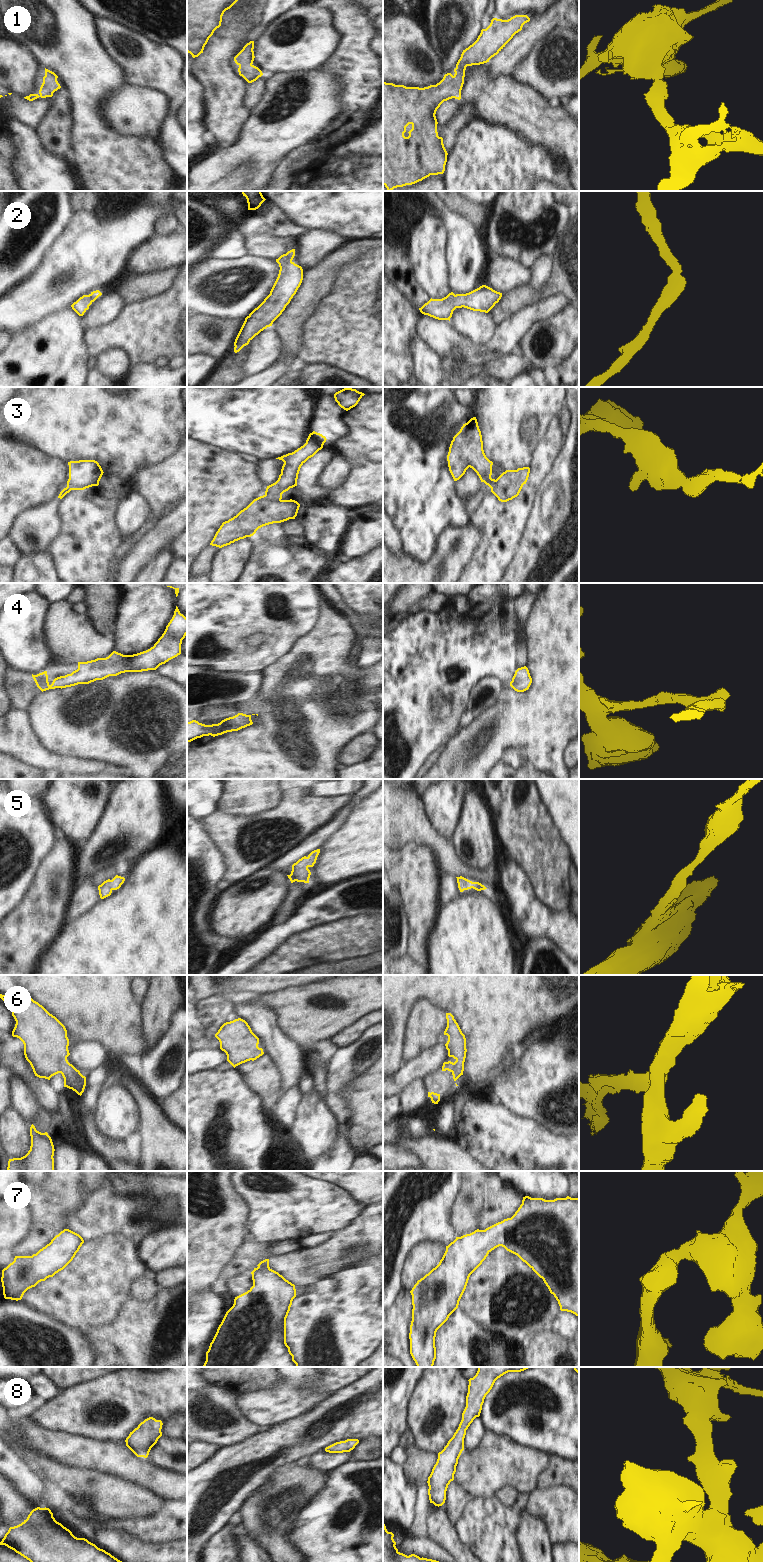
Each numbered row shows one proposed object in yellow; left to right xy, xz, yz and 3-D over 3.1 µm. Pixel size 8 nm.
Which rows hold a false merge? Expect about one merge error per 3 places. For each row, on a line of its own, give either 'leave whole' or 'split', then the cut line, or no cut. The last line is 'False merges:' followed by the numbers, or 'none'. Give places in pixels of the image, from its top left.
1: leave whole; no cut
2: leave whole; no cut
3: split; cut in xz along (263, 495), (270, 500), (280, 500)
4: leave whole; no cut
5: leave whole; no cut
6: leave whole; no cut
7: leave whole; no cut
8: leave whole; no cut
False merges: 3

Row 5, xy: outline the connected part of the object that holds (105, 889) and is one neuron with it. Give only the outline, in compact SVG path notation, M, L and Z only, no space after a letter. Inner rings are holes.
M116 875L112 880L108 879L98 886L99 895L101 899L104 899L111 895L113 890L117 890L124 883L125 878Z

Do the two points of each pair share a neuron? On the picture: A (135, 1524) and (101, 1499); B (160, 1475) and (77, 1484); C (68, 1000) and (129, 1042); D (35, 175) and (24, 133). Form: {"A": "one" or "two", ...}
{"A": "two", "B": "two", "C": "one", "D": "one"}

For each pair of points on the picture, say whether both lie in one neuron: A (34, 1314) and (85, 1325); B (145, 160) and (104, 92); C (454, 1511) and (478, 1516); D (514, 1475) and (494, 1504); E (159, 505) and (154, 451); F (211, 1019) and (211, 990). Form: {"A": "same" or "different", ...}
{"A": "different", "B": "same", "C": "different", "D": "different", "E": "different", "F": "different"}

